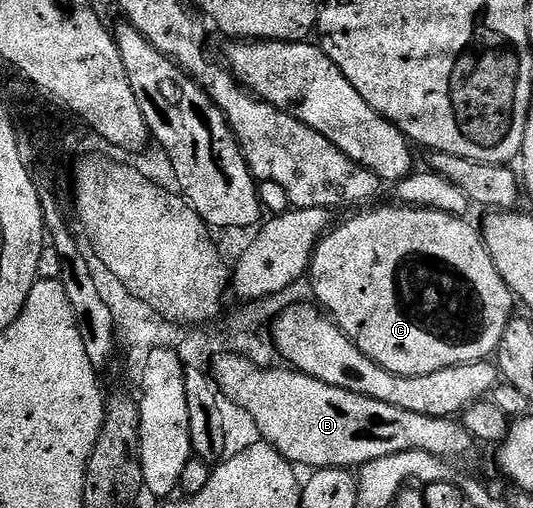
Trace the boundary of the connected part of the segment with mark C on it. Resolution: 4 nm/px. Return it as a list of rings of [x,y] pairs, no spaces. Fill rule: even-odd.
[[[391,204],[392,206],[376,206],[373,205],[371,208],[361,209],[359,212],[361,214],[356,214],[353,218],[348,218],[344,223],[339,226],[339,224],[333,225],[329,229],[328,233],[320,239],[318,245],[316,245],[316,251],[312,254],[312,264],[310,267],[310,285],[311,293],[314,295],[315,301],[319,303],[321,307],[330,315],[332,321],[339,326],[342,333],[344,333],[349,340],[353,342],[358,348],[362,350],[370,358],[370,360],[376,362],[381,367],[385,368],[386,371],[389,371],[395,375],[402,375],[403,377],[416,377],[420,375],[432,374],[432,372],[438,372],[438,370],[446,369],[448,367],[454,367],[460,364],[466,364],[470,362],[485,361],[489,359],[492,355],[495,355],[496,351],[500,349],[500,341],[502,336],[506,332],[508,327],[508,322],[514,316],[514,310],[512,310],[512,302],[514,303],[514,295],[510,287],[506,284],[506,280],[502,280],[502,276],[498,272],[498,268],[492,263],[492,257],[490,252],[484,247],[484,240],[479,229],[476,230],[474,227],[468,223],[468,220],[464,218],[455,218],[450,216],[446,212],[438,212],[437,210],[418,210],[414,206],[406,206],[403,204]]]

